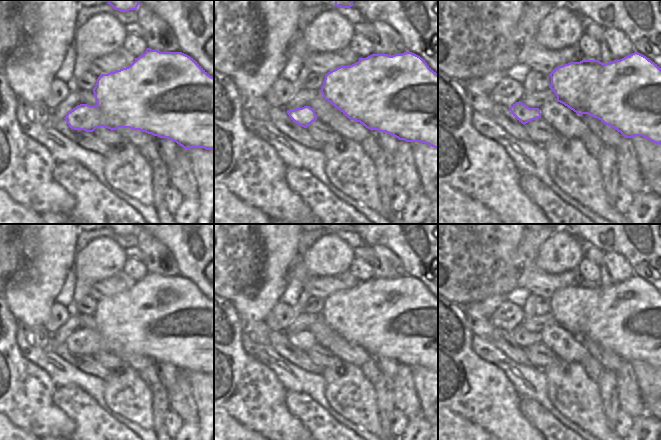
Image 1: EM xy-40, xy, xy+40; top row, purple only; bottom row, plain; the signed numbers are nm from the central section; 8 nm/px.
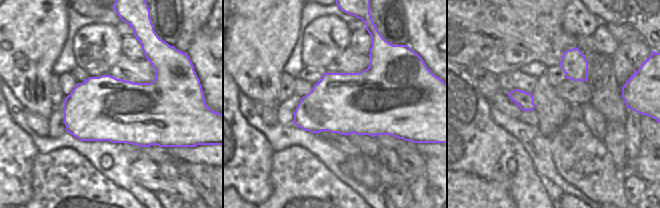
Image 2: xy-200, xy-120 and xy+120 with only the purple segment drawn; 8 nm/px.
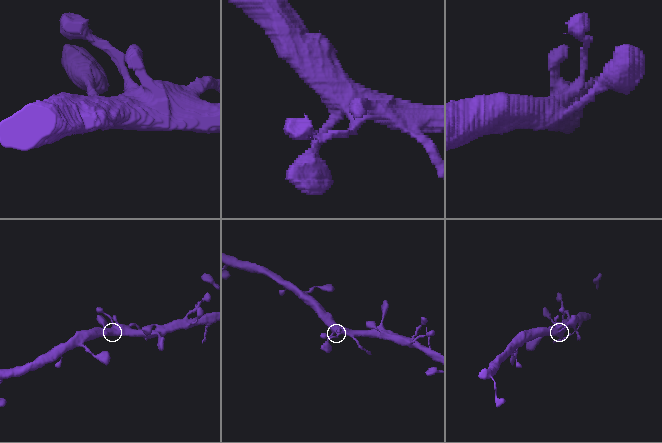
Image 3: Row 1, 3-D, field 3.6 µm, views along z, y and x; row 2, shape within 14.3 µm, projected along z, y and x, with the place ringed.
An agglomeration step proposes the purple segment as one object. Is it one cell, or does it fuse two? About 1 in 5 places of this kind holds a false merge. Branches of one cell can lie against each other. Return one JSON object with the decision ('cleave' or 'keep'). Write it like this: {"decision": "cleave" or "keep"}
{"decision": "keep"}

